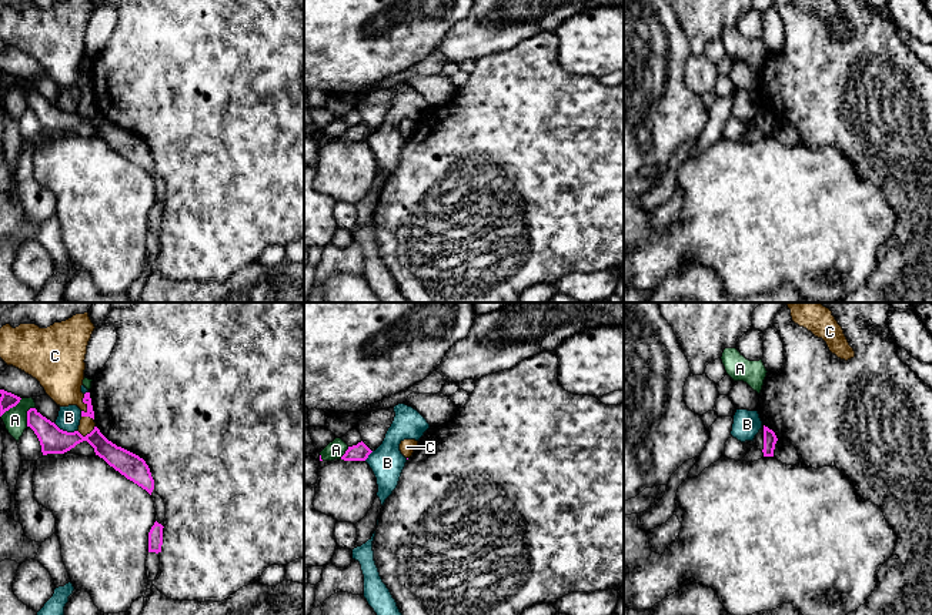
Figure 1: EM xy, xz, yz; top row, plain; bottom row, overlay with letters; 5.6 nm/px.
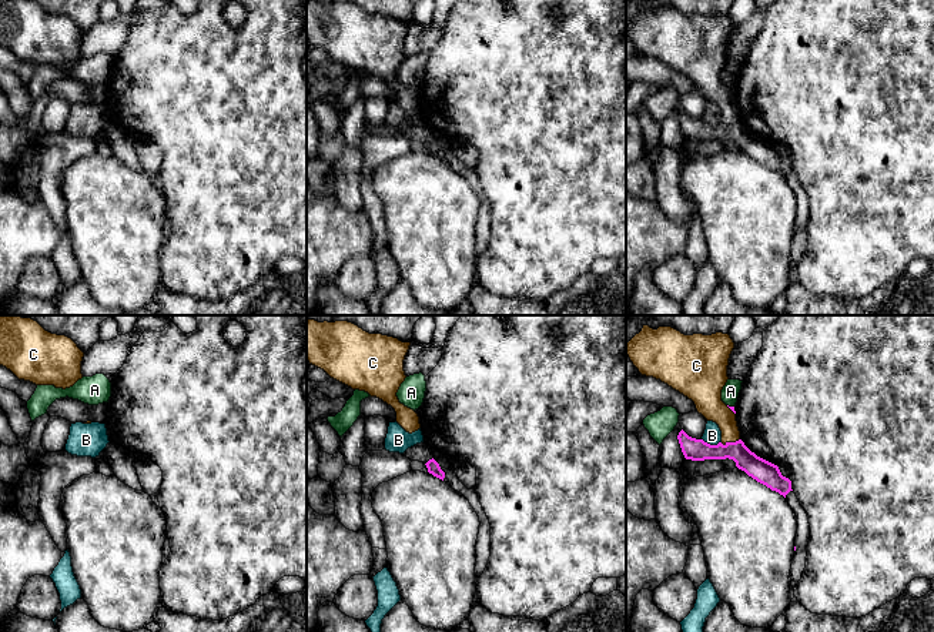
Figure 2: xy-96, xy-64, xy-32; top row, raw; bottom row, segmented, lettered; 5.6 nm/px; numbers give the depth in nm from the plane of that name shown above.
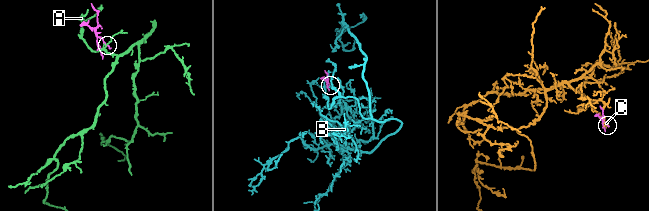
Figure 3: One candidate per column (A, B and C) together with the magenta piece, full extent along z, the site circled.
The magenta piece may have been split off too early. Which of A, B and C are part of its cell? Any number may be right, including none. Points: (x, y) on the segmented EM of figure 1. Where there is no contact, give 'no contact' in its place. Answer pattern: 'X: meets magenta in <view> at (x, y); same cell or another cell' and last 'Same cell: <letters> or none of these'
A: meets magenta in xy at (27, 415); another cell
B: meets magenta in xy at (64, 431); another cell
C: meets magenta in xy at (84, 403); another cell
Same cell: none of these

